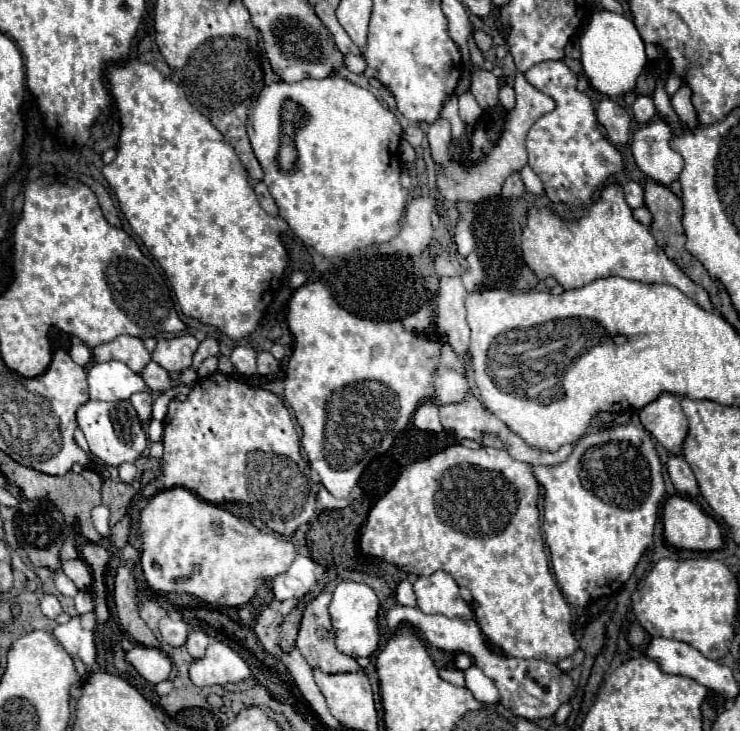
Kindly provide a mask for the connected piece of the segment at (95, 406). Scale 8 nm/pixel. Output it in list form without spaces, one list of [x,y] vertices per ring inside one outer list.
[[[89,400],[87,404],[83,404],[79,408],[77,422],[79,422],[79,428],[83,430],[83,434],[89,442],[91,454],[101,458],[107,466],[119,466],[123,462],[135,462],[147,446],[147,436],[141,428],[141,422],[137,418],[135,408],[131,406],[129,400],[121,400],[121,402]]]

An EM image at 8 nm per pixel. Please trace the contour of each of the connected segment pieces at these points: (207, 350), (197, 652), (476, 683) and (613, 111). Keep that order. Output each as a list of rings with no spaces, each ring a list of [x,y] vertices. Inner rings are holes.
[[[213,338],[203,340],[203,342],[199,344],[199,350],[197,350],[195,358],[193,358],[193,368],[197,370],[197,368],[199,368],[199,364],[201,364],[205,358],[215,356],[217,352],[219,352],[219,344],[217,344],[217,340],[213,340]]]
[[[197,630],[197,632],[193,632],[193,634],[189,634],[189,640],[187,640],[187,650],[189,650],[189,654],[191,654],[191,658],[195,658],[195,660],[199,660],[199,656],[203,656],[203,652],[207,650],[207,646],[211,644],[211,638],[205,634],[205,632],[201,632],[201,630]]]
[[[471,666],[465,670],[465,682],[467,682],[467,688],[473,692],[473,696],[479,702],[497,702],[499,700],[495,682],[491,678],[487,678],[477,666]]]
[[[605,98],[597,106],[597,120],[599,120],[599,124],[603,124],[603,128],[607,130],[607,138],[615,146],[625,148],[629,144],[631,116],[627,114],[627,110],[623,106],[619,106],[617,102]]]

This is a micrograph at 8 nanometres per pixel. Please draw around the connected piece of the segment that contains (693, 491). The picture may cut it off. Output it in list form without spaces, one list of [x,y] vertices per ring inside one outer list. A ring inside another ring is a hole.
[[[671,456],[667,462],[667,472],[669,472],[671,482],[677,488],[677,492],[687,494],[687,496],[699,496],[699,484],[695,480],[693,470],[683,460],[683,456]]]

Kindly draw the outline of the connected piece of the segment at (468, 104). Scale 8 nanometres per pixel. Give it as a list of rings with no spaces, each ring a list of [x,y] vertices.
[[[461,94],[459,96],[459,116],[465,124],[475,124],[483,114],[483,108],[477,104],[473,94]]]

